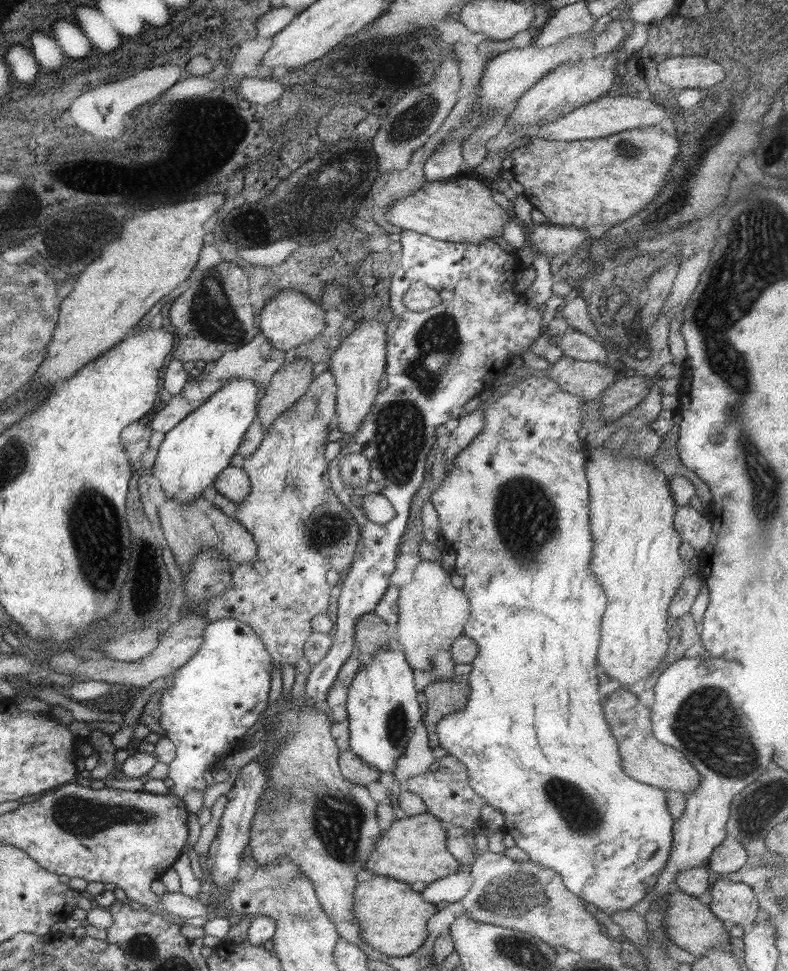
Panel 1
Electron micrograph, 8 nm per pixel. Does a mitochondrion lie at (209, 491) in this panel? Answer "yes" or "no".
no

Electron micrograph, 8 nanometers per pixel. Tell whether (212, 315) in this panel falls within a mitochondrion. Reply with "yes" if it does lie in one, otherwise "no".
yes

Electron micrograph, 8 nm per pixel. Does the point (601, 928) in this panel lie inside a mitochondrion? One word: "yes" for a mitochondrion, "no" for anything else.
no

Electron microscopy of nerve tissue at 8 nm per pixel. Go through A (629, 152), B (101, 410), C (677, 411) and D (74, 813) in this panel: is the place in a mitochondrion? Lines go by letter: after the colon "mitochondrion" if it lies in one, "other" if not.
A: mitochondrion
B: other
C: other
D: mitochondrion

